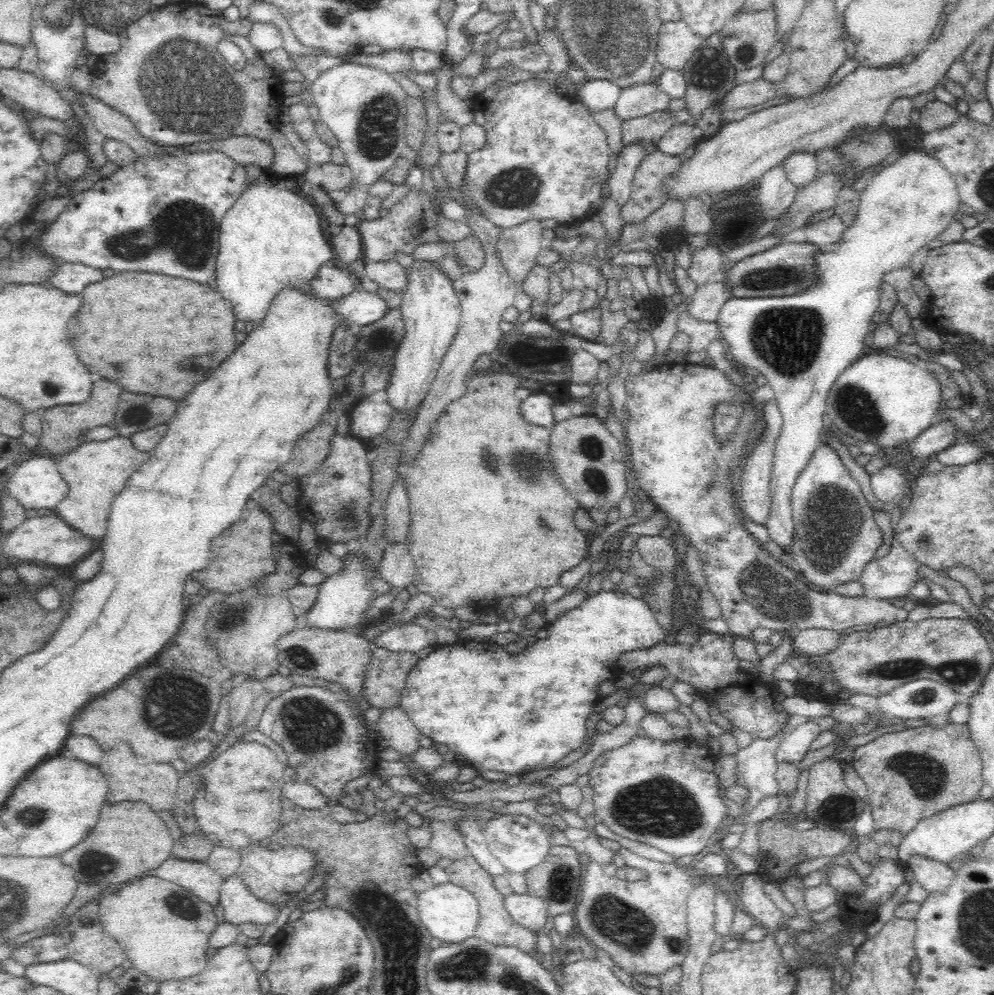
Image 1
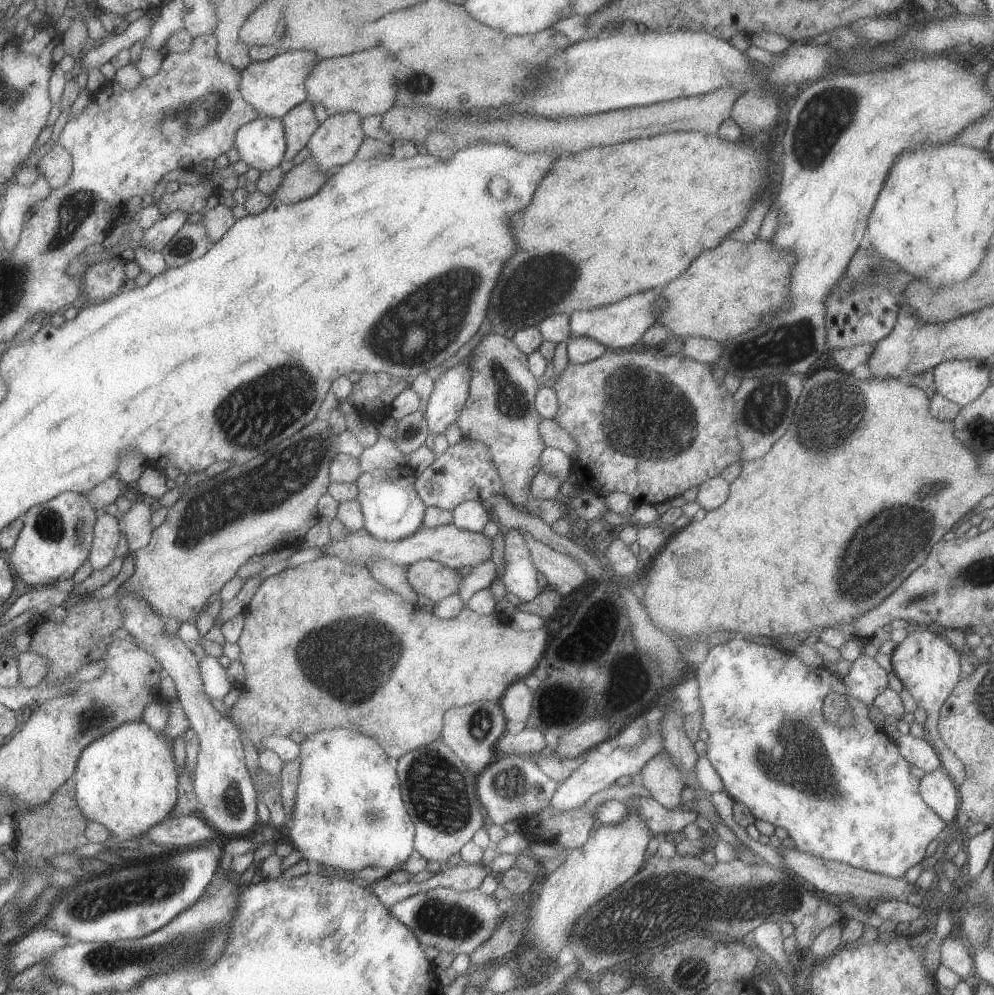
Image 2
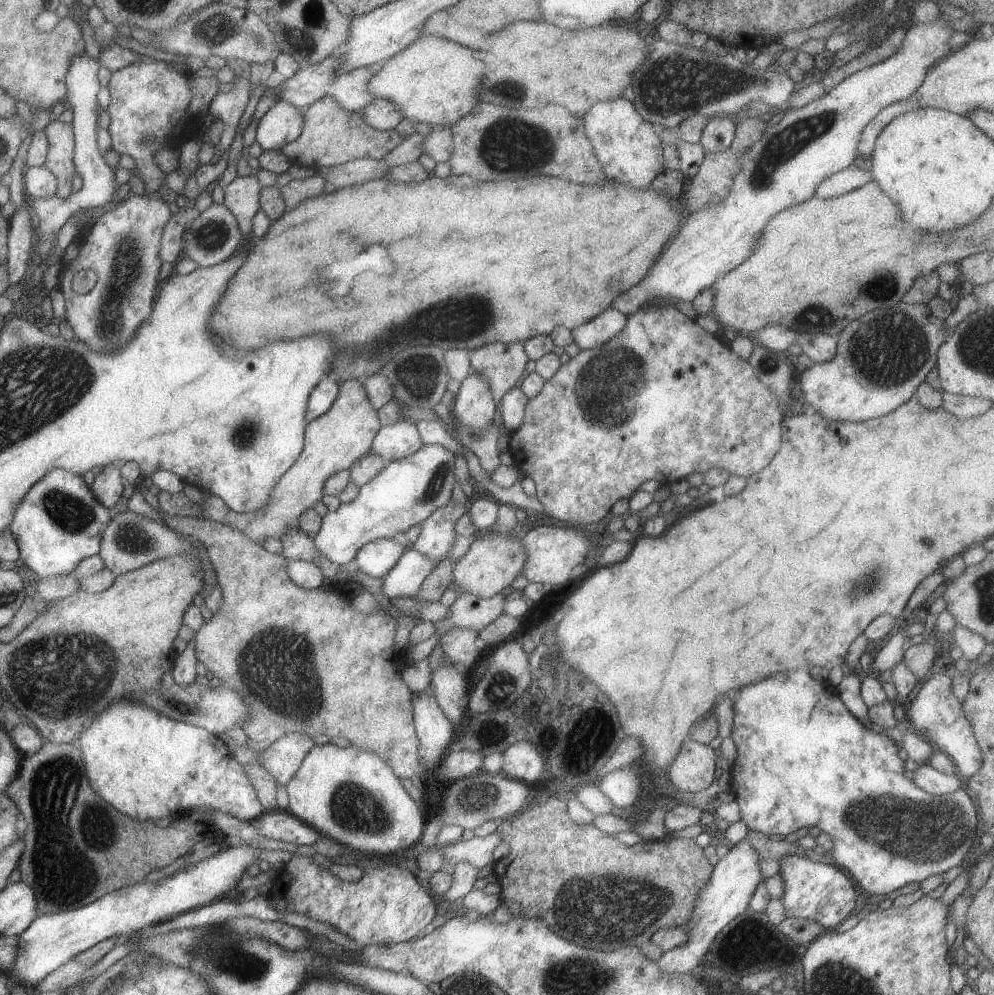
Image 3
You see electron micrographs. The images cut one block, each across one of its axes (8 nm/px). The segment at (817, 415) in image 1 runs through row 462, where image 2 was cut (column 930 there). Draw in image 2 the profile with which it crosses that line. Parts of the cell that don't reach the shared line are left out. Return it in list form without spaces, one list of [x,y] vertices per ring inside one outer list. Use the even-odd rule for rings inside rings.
[[[944,768],[926,773],[919,789],[926,804],[948,824],[957,817],[960,804],[958,786]]]

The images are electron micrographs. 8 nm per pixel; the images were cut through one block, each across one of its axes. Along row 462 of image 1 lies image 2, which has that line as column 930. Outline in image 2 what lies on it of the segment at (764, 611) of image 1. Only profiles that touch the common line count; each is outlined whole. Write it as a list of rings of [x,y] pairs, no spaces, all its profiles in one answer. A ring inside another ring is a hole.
[[[933,628],[908,633],[906,638],[895,646],[891,654],[891,664],[895,675],[904,685],[904,689],[913,696],[917,706],[927,712],[927,719],[923,724],[925,737],[937,750],[943,762],[942,768],[952,777],[957,786],[964,782],[965,766],[958,756],[944,744],[939,733],[938,721],[942,705],[963,675],[960,670],[961,654],[961,651],[953,646],[942,633],[934,632]]]

